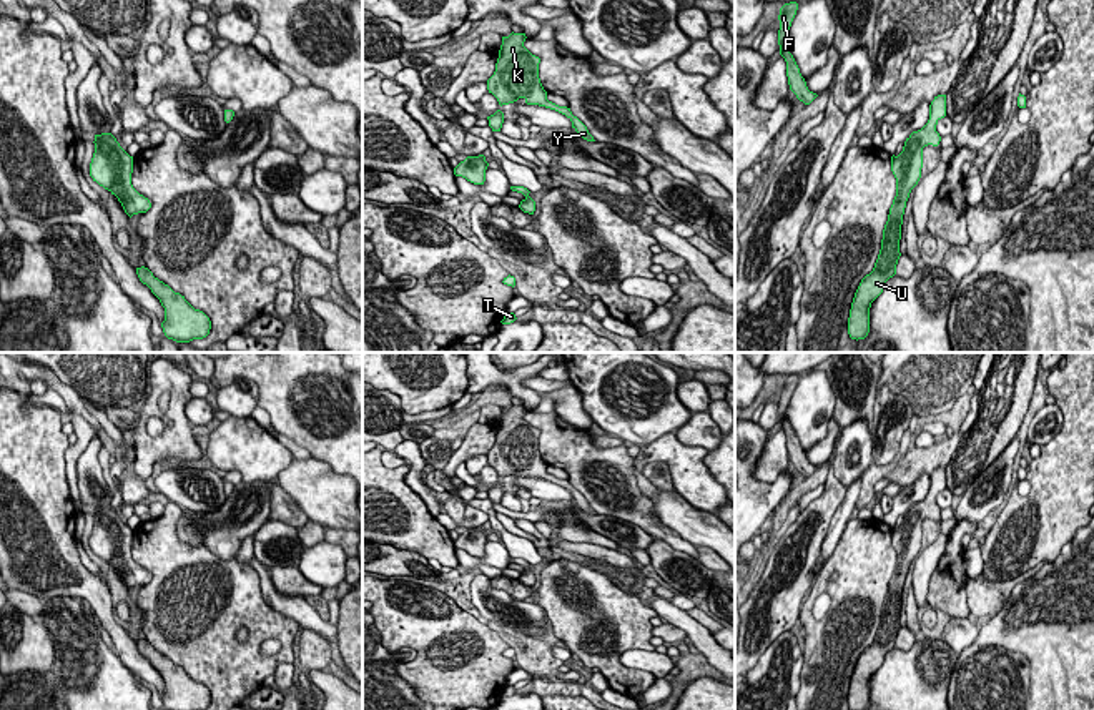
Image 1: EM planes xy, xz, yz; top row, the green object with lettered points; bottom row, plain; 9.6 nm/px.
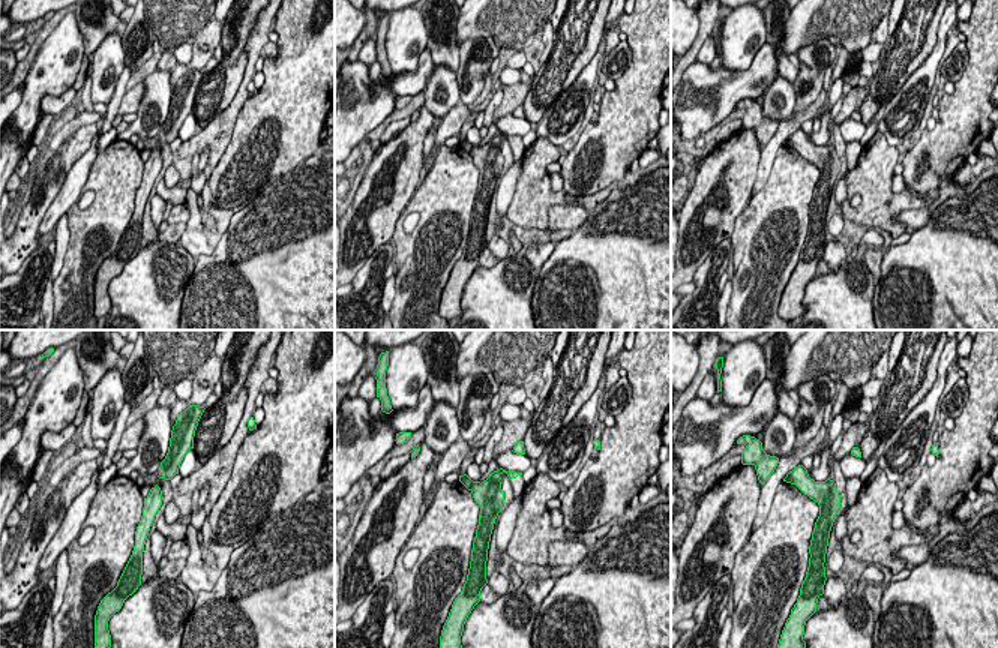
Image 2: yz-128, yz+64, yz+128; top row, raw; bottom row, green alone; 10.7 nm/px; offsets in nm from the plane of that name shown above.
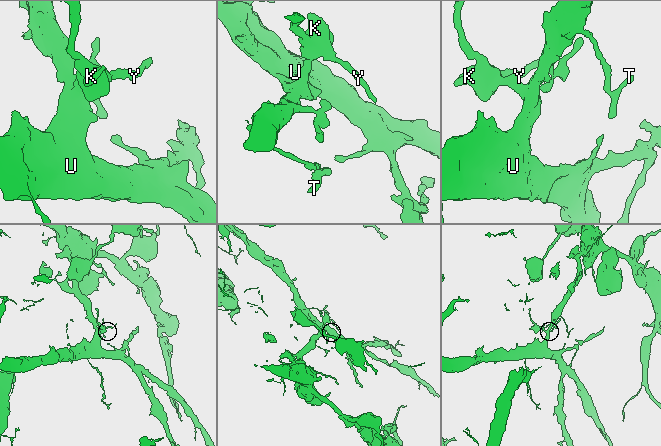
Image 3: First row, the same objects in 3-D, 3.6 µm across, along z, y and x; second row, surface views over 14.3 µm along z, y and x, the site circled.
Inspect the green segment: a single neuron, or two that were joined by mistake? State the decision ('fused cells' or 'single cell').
fused cells

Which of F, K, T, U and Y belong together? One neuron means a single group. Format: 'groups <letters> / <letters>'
groups F K U Y / T

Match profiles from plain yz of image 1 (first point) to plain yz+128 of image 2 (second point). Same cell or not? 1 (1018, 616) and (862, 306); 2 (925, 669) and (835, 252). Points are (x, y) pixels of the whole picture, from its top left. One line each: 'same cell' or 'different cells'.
1: different cells
2: different cells

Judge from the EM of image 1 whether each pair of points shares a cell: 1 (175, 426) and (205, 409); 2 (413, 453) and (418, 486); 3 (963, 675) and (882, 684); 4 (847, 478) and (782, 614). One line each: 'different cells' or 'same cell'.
1: different cells
2: same cell
3: different cells
4: different cells

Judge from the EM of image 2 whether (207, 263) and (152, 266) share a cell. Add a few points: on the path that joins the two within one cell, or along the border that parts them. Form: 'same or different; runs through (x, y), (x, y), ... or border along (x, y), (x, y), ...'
different; border along (195, 261), (194, 272), (182, 297)

